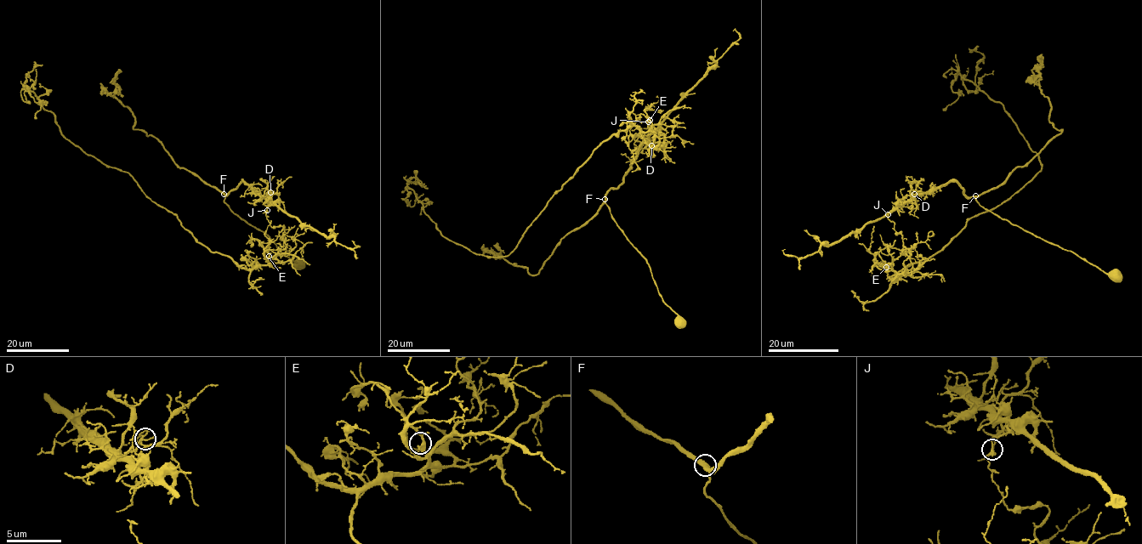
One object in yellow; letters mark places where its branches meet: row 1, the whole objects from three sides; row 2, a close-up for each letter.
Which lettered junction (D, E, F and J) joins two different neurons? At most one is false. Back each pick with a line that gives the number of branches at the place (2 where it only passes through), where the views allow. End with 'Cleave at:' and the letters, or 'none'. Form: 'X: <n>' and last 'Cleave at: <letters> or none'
J: 2
Cleave at: J

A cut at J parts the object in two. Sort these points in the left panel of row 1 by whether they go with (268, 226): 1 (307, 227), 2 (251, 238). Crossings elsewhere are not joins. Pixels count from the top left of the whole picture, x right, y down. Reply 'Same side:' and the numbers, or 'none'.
Same side: 2

